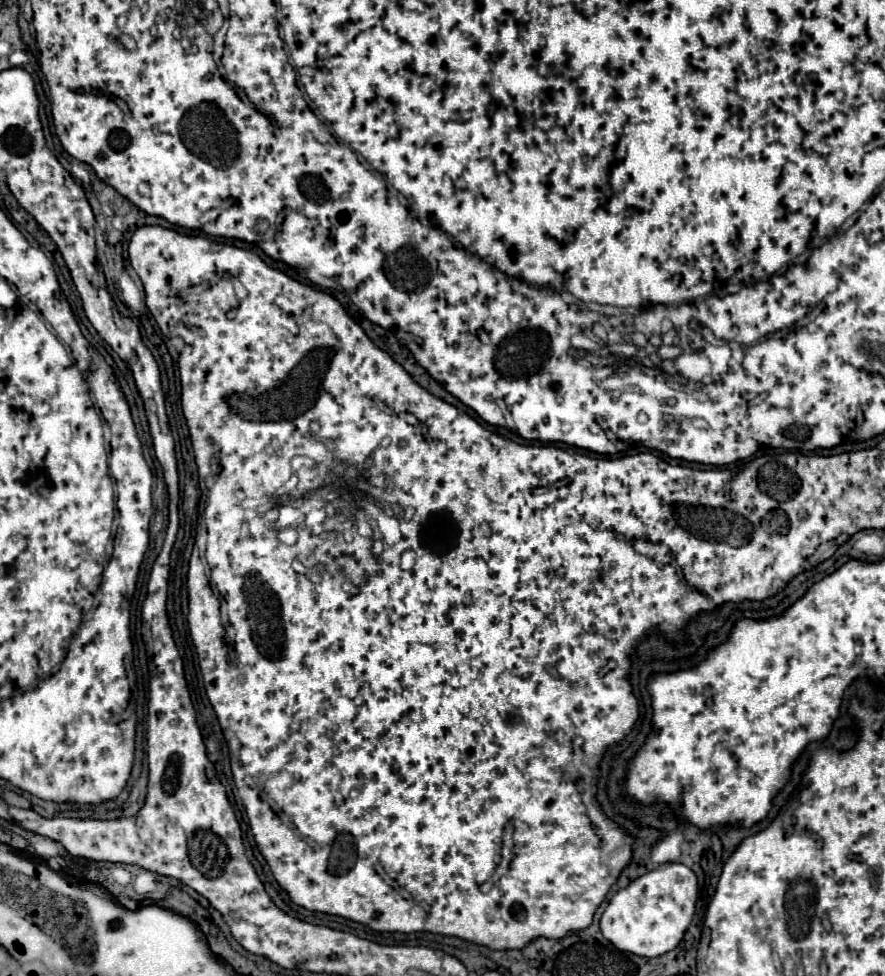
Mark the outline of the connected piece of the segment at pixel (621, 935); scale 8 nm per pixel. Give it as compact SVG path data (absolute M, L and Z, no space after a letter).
M669 863L617 891L601 917L601 933L621 951L659 957L679 945L697 903L697 875L683 863Z

